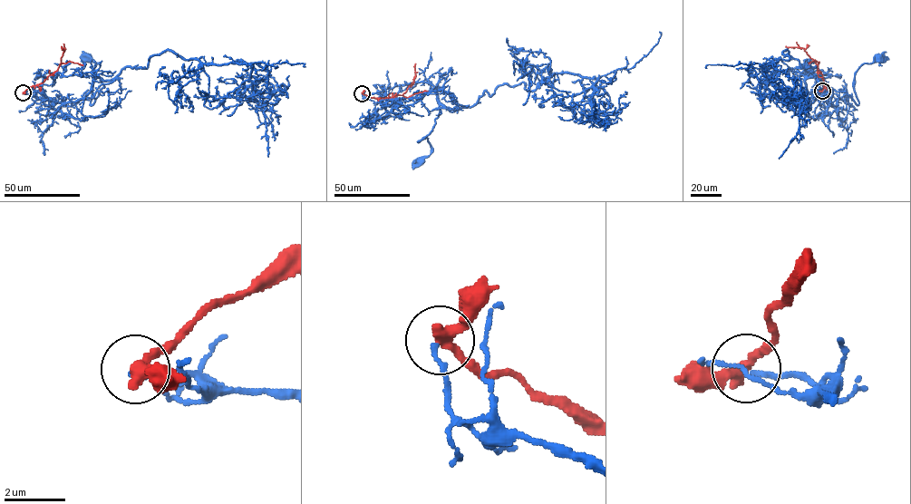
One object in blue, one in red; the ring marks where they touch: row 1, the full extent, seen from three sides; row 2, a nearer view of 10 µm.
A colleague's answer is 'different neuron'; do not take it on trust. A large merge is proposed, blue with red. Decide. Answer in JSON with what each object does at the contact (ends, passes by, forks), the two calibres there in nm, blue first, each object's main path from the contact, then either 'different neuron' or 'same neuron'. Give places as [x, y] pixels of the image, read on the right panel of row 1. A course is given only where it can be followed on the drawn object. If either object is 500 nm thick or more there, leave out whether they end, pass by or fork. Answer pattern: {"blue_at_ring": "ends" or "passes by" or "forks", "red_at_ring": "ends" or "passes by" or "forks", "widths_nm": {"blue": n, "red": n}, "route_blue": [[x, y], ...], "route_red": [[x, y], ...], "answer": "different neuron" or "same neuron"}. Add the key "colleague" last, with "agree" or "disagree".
{"blue_at_ring": "ends", "red_at_ring": "passes by", "widths_nm": {"blue": 150, "red": 360}, "route_blue": [[822, 91], [828, 101], [808, 92], [805, 81], [818, 76], [857, 105], [855, 72], [879, 59]], "route_red": [[822, 91], [825, 84], [814, 61], [803, 48], [785, 46]], "answer": "different neuron", "colleague": "agree"}

